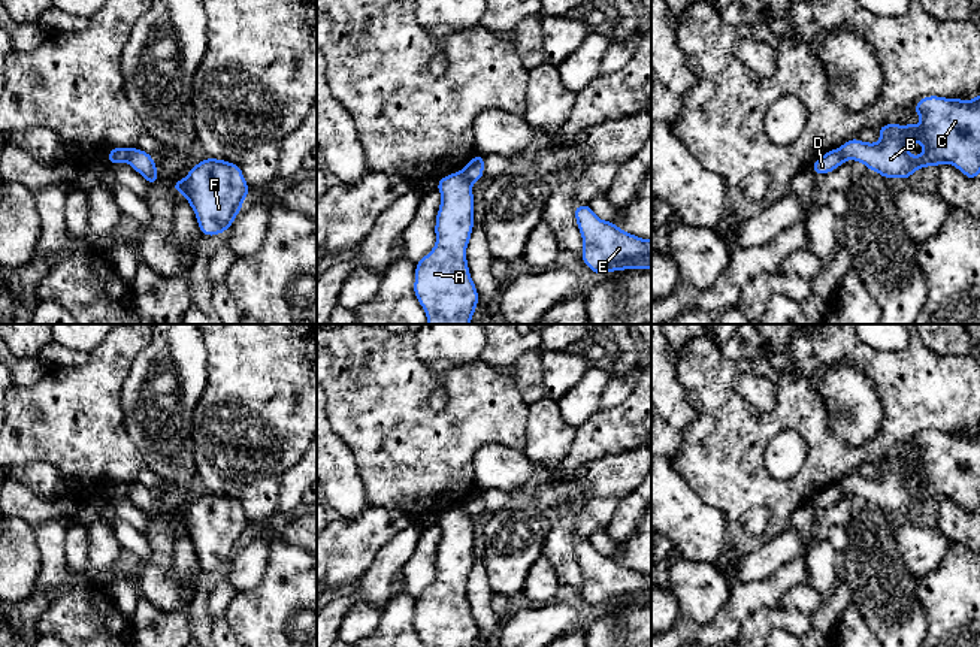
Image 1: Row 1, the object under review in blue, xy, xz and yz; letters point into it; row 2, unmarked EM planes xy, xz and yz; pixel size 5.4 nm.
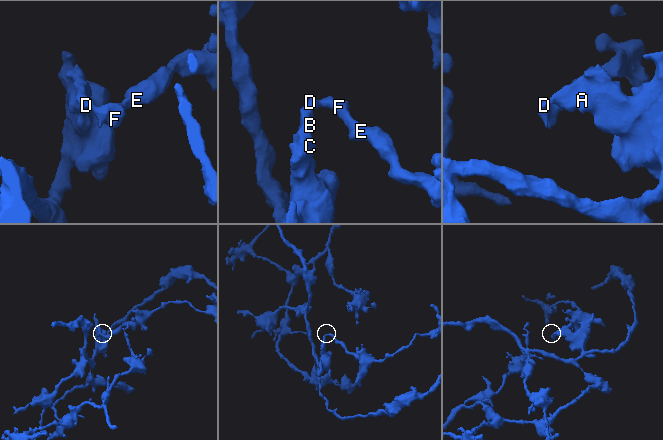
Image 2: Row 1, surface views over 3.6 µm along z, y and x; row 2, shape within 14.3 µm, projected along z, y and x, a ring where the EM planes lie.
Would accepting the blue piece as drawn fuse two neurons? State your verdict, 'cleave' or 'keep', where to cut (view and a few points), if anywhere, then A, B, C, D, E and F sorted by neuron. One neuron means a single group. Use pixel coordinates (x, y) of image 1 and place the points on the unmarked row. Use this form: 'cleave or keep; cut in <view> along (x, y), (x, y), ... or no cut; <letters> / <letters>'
cleave; cut in xz along (459, 507), (471, 517); A B C / D E F

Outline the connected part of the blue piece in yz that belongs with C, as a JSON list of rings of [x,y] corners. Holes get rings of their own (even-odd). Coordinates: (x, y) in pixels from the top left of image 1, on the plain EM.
[[[980,427],[973,435],[946,433],[928,430],[919,433],[914,442],[922,456],[916,462],[914,456],[908,460],[884,459],[878,462],[880,475],[868,478],[859,474],[849,474],[840,481],[840,489],[847,495],[863,498],[866,504],[880,508],[883,513],[908,514],[917,504],[928,501],[952,499],[968,514],[980,510]],[[910,477],[920,478],[925,486],[913,492],[907,483]]]

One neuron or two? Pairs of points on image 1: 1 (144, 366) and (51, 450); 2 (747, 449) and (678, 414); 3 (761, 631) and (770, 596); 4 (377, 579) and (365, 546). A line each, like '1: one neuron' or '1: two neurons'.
1: two neurons
2: two neurons
3: two neurons
4: two neurons

